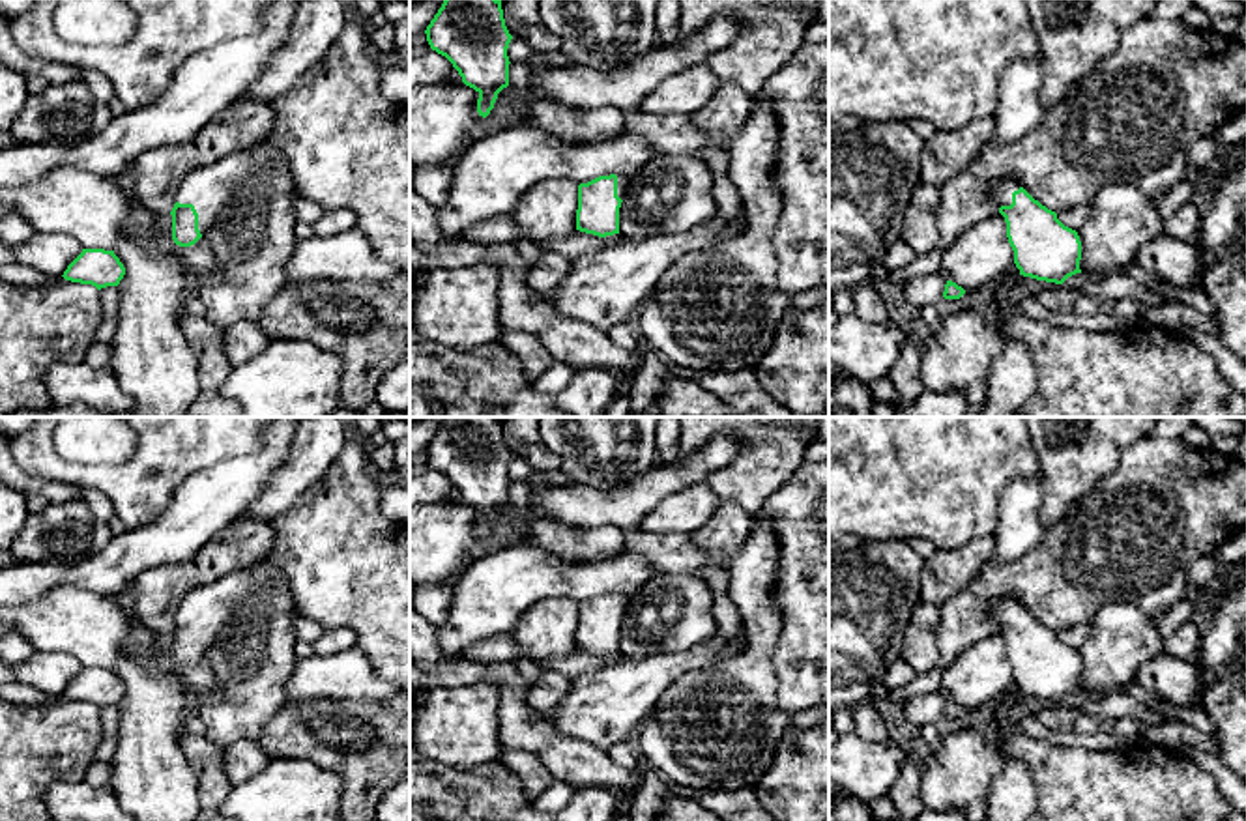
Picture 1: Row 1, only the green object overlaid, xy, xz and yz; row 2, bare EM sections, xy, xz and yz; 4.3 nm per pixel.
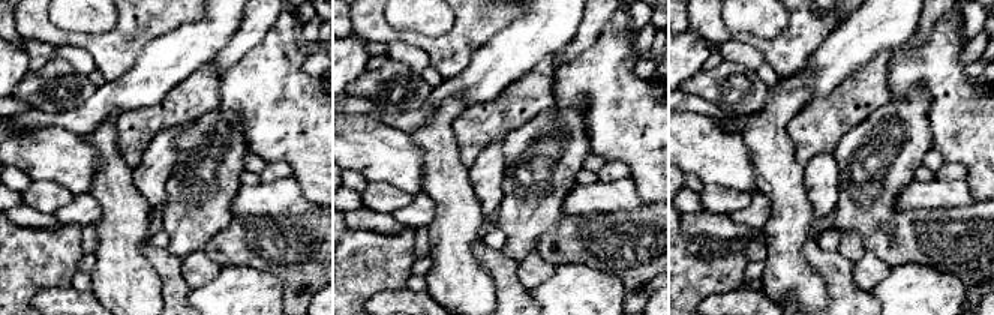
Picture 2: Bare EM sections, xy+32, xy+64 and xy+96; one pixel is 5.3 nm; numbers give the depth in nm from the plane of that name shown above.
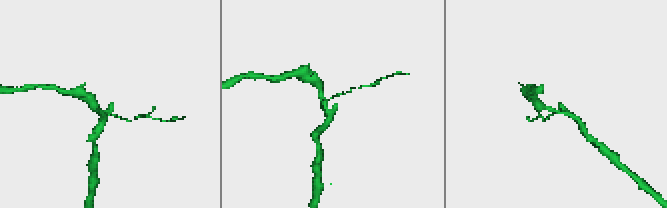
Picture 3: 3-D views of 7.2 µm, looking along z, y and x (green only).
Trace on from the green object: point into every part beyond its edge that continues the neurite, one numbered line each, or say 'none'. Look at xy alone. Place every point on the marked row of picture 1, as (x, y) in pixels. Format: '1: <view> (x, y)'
1: xy (210, 187)

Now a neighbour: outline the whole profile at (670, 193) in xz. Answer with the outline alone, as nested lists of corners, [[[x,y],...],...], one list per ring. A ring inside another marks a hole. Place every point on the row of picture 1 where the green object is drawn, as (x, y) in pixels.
[[[655,155],[629,178],[619,208],[619,234],[636,239],[681,234],[711,221],[715,213],[707,165],[690,155]]]

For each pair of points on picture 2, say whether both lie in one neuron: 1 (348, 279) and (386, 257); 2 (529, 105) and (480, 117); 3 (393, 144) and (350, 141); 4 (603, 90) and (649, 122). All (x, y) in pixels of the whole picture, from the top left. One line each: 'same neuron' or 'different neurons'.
1: same neuron
2: same neuron
3: same neuron
4: same neuron

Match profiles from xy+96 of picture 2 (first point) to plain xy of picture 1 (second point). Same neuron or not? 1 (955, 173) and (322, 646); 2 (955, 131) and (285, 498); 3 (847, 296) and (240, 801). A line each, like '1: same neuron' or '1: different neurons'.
1: same neuron
2: different neurons
3: different neurons

